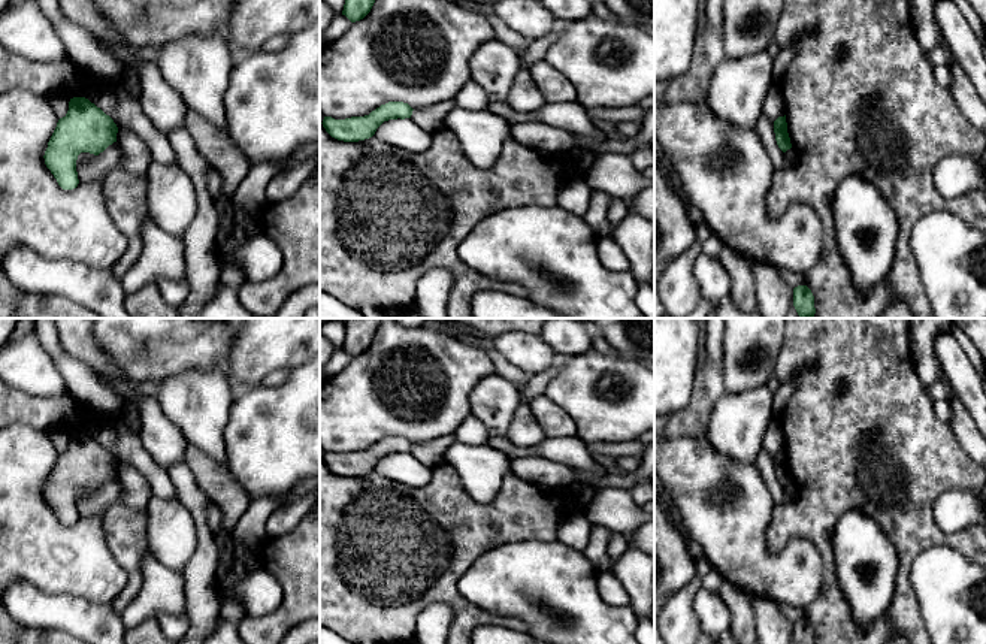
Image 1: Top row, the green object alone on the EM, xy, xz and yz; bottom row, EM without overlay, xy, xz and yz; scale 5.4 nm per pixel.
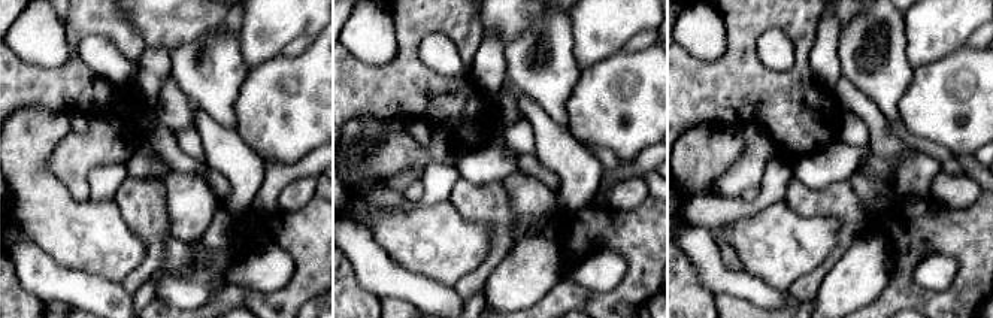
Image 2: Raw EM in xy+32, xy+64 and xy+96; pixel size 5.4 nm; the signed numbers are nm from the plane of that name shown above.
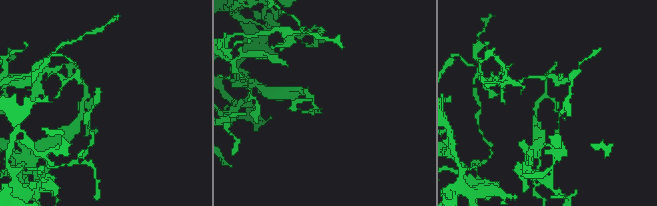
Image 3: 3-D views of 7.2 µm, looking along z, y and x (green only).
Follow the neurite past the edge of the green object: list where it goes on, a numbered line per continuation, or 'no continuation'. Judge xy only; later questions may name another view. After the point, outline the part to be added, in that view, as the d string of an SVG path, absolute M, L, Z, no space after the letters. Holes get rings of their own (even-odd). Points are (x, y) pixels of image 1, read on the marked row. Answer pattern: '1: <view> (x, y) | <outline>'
no continuation

